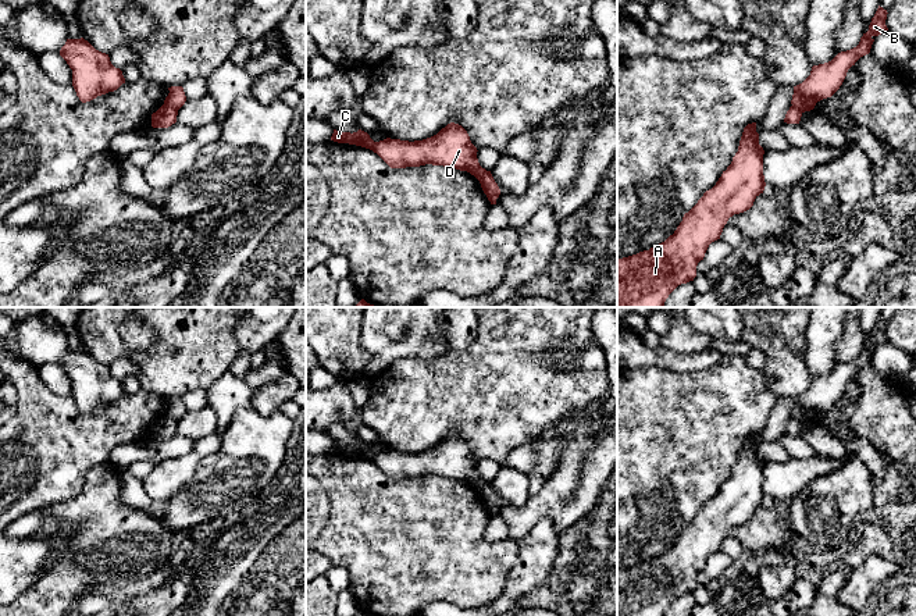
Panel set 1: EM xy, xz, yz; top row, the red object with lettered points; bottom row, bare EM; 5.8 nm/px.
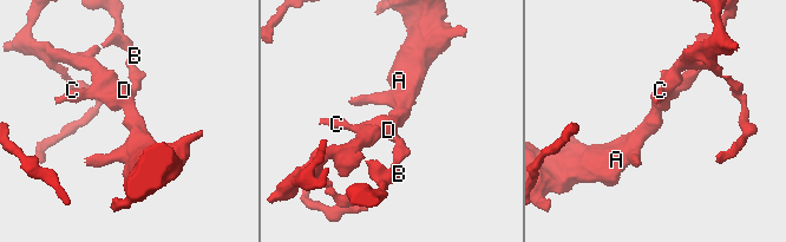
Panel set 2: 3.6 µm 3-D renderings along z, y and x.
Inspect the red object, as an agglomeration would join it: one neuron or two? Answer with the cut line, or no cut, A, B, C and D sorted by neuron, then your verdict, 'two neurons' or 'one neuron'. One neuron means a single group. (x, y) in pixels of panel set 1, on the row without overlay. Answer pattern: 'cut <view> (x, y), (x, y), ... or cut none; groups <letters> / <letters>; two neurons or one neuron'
cut xy (164, 413), (177, 423); groups A C D / B; two neurons

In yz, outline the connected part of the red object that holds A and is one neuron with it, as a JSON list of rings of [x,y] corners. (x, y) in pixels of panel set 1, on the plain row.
[[[756,434],[748,435],[731,476],[716,496],[684,526],[674,545],[649,562],[617,572],[617,616],[664,616],[678,597],[694,592],[698,574],[703,572],[709,556],[720,551],[728,530],[749,521],[755,510],[763,505],[763,466]]]

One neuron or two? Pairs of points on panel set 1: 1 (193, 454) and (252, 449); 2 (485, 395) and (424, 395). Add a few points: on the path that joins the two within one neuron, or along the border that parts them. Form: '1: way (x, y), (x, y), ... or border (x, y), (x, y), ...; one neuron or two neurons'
1: border (223, 437), (221, 445), (200, 460), (193, 477); two neurons
2: way (470, 395), (439, 395); one neuron

